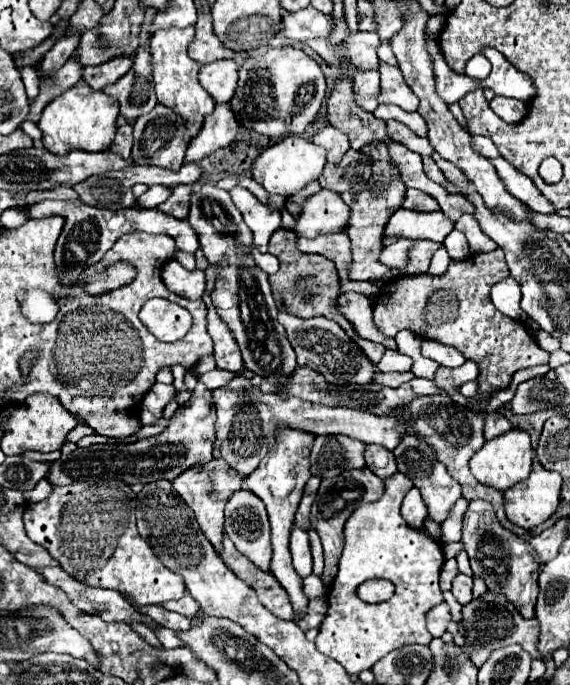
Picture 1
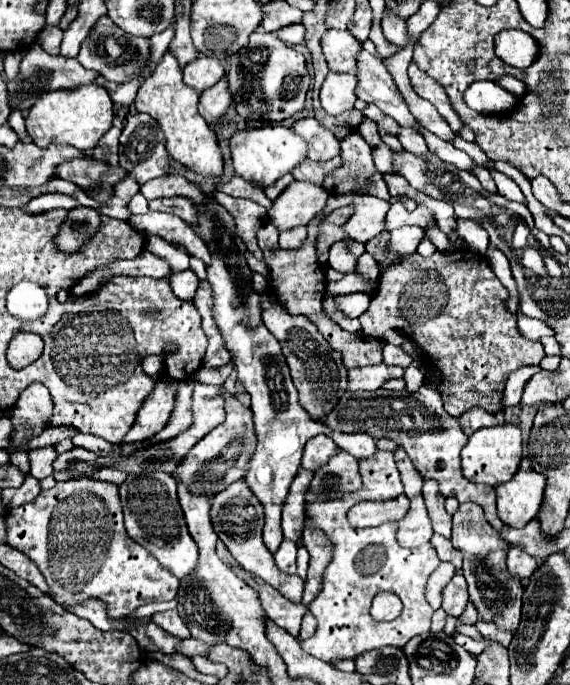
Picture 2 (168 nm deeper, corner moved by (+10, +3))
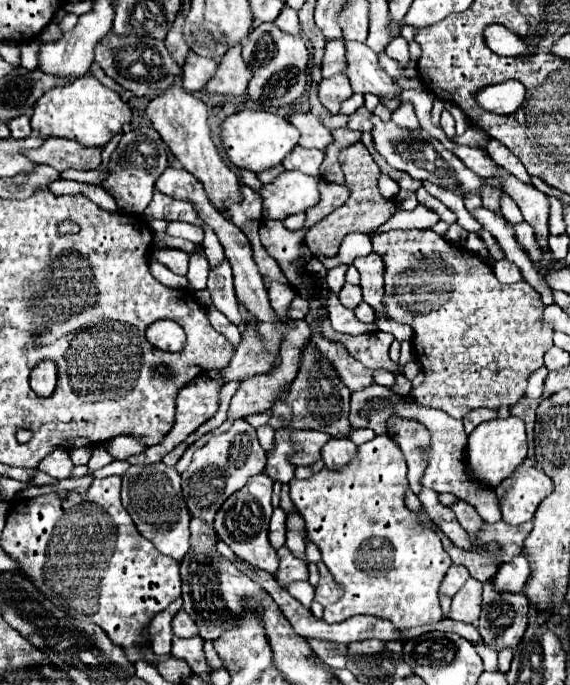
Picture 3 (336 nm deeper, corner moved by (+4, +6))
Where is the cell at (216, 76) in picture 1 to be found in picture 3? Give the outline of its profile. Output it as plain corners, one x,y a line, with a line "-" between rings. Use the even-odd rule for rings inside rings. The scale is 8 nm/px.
191,53
183,65
183,87
187,91
201,91
215,73
215,67
217,63
213,59

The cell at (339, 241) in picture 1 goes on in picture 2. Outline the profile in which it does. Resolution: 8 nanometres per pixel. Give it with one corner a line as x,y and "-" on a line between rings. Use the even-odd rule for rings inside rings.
297,228
297,230
285,230
279,234
279,246
283,250
297,250
307,238
307,228

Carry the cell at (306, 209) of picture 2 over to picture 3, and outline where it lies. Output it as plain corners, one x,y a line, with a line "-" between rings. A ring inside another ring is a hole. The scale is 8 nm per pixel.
283,171
271,183
257,191
263,199
263,219
285,219
287,215
305,211
319,201
319,179
301,171

